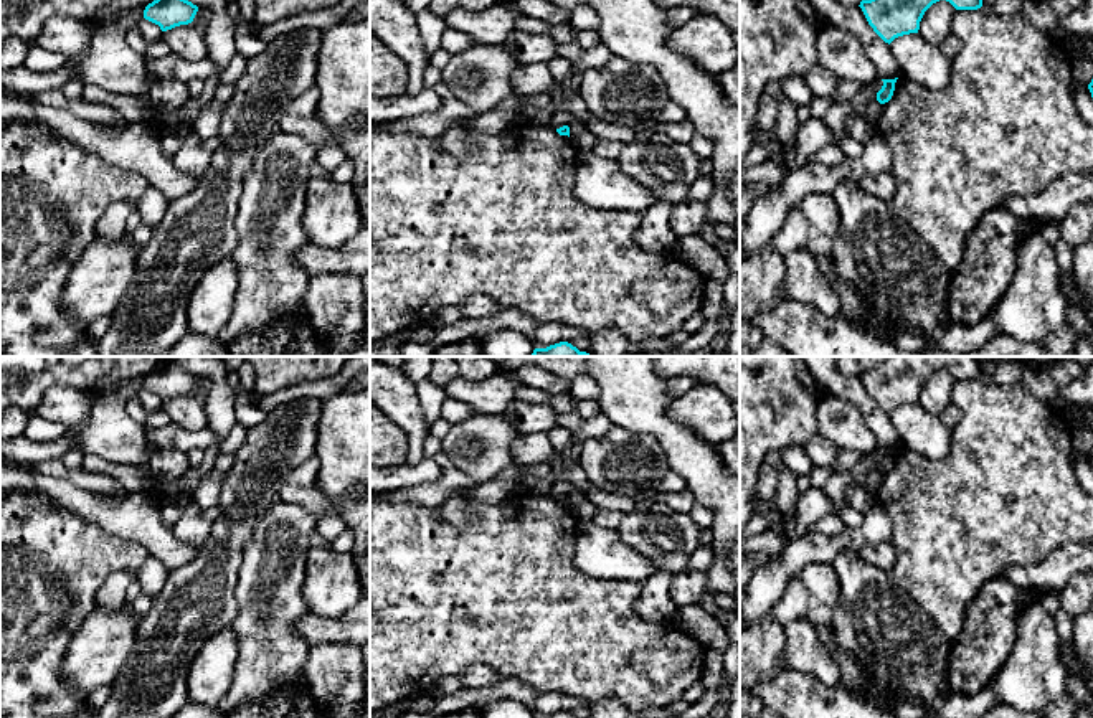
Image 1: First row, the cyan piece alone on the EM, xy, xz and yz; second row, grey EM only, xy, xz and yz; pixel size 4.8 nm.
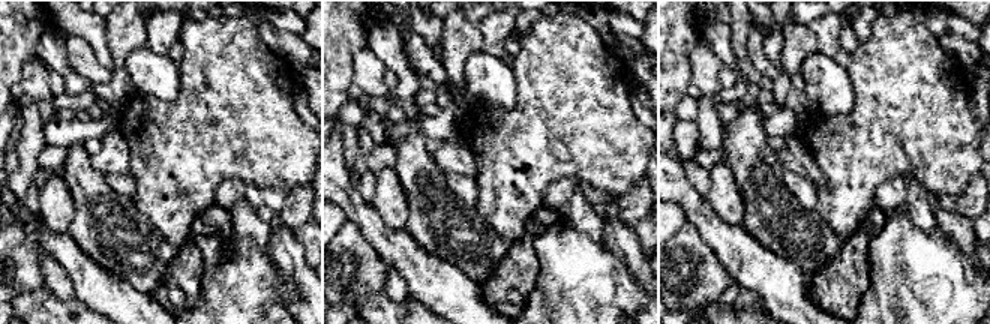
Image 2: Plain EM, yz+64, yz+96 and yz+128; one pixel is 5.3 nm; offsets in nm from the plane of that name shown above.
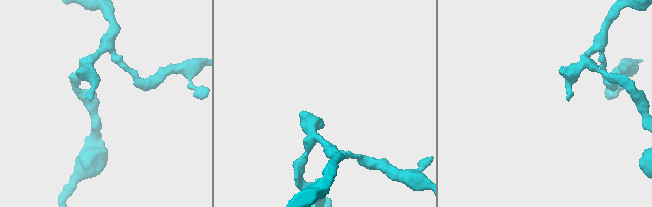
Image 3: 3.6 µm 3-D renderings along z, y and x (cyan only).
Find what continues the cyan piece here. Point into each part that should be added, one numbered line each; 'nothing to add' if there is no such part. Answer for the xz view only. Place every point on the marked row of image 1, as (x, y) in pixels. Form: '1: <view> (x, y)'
nothing to add

